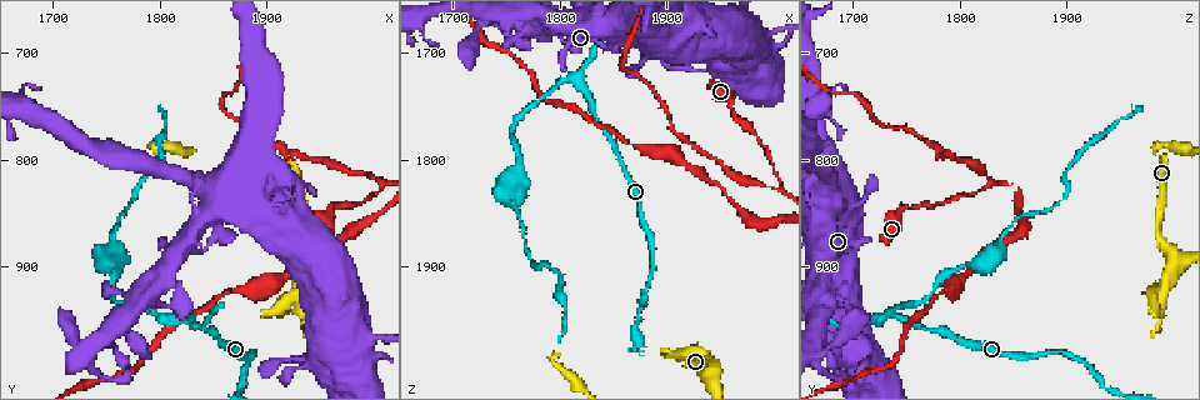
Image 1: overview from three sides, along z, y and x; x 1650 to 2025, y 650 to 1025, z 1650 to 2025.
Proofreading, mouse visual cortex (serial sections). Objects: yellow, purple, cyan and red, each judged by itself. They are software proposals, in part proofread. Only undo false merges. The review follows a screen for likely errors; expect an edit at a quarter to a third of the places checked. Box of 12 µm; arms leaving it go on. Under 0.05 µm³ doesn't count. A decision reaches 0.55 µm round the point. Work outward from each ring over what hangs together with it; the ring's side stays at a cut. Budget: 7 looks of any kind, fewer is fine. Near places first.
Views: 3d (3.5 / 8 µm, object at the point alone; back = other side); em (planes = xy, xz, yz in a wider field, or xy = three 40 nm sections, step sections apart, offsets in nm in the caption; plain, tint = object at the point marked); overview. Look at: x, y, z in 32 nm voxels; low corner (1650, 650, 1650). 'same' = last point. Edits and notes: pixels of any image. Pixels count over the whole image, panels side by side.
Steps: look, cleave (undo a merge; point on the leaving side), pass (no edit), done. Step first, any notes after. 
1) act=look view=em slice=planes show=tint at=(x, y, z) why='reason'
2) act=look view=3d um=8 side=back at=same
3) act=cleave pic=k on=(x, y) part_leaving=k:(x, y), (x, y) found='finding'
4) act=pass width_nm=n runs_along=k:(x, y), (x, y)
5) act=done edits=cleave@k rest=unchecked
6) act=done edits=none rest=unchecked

act=look view=3d um=3.5 at=(1816, 948, 1728) why='calibre changes'

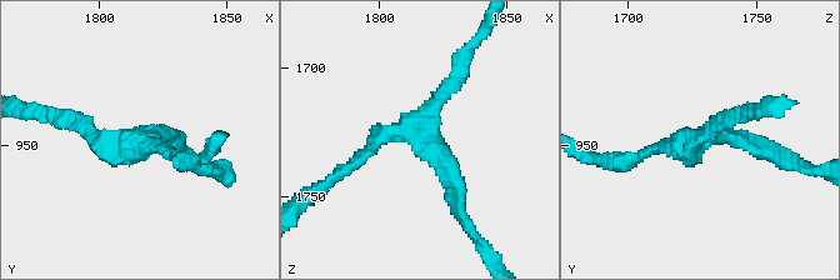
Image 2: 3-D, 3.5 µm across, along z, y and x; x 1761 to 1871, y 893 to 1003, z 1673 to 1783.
act=look view=em slice=xy step=1 show=tint at=(1814, 948, 1725) arms=3 arm_widths_nm=200,200,200 why='shape alone is not enough'

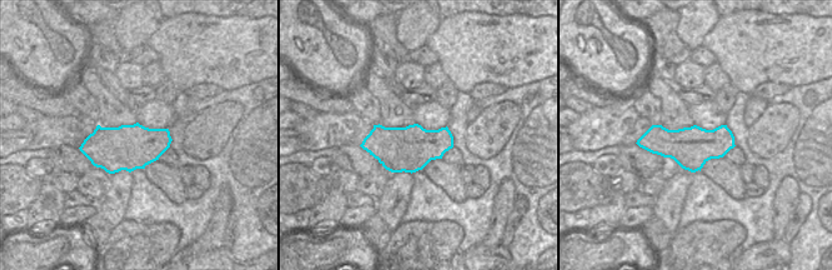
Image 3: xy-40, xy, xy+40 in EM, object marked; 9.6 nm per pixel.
act=cleave pic=2 on=(720, 120) part_leaving=2:(694, 143), (725, 120), (764, 108) found='two cells meet here'

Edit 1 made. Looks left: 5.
act=look view=3d um=3.5 at=(2006, 818, 1830) why='sharp bend'

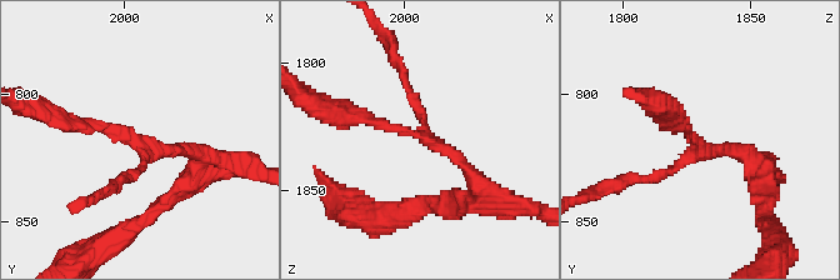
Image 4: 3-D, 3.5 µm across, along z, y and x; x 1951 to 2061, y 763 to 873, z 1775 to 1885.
act=look view=em slice=planes show=tint at=(2005, 819, 1829) arms=3 arm_widths_nm=150,150,150 why='now the EM'

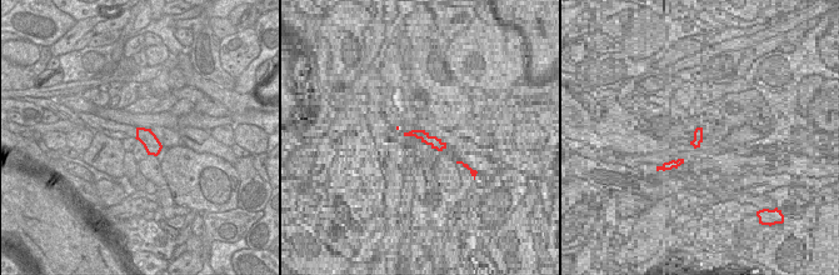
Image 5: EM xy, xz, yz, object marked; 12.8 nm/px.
act=pass runs_along=4:(121, 176), (144, 164), (136, 141), (60, 119) found='continuous, no second cell'

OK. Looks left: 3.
act=done edits=cleave@2 rest=unchecked

